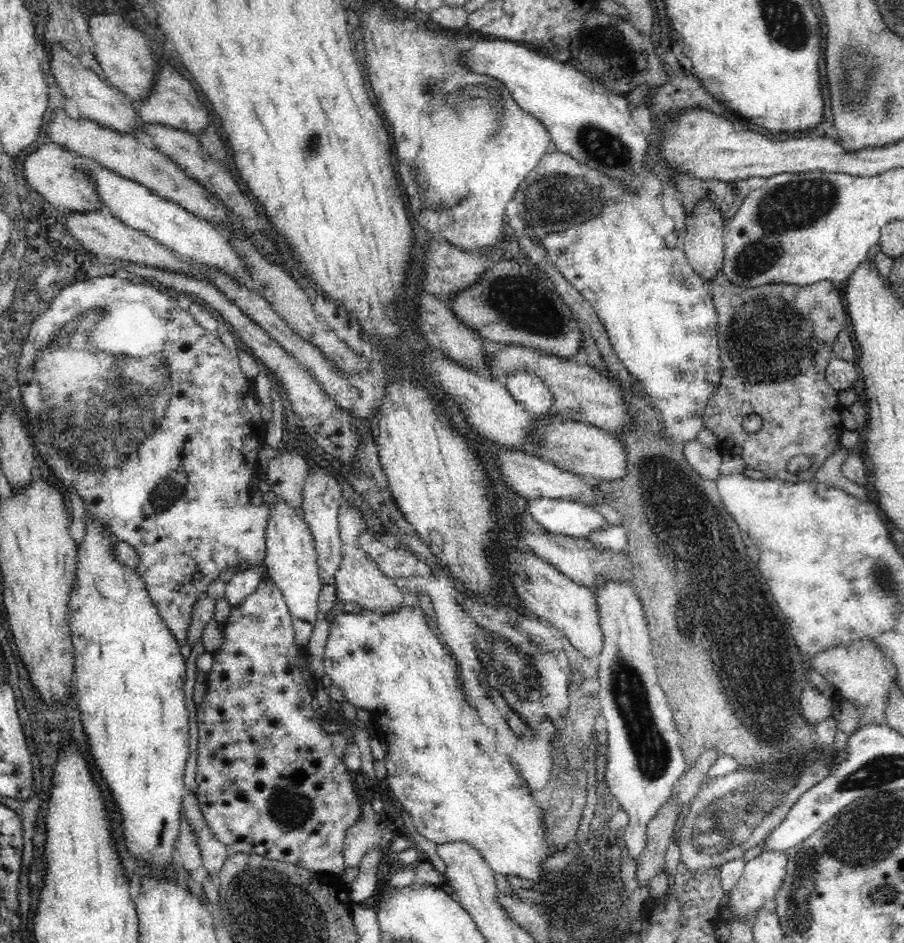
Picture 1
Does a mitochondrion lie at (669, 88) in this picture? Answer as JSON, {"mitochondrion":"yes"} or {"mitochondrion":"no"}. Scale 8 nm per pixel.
{"mitochondrion":"no"}

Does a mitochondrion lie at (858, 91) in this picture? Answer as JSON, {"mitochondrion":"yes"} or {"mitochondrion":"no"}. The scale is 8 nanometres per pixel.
{"mitochondrion":"yes"}

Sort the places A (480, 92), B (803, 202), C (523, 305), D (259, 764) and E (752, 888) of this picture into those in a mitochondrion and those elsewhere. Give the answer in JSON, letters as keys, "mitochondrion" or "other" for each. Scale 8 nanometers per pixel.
{"A":"mitochondrion","B":"mitochondrion","C":"mitochondrion","D":"other","E":"other"}

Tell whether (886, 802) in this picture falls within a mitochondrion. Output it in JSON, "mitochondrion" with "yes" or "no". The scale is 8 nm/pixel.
{"mitochondrion":"yes"}

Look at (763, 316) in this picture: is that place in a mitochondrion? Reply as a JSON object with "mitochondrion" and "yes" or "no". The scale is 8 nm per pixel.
{"mitochondrion":"yes"}

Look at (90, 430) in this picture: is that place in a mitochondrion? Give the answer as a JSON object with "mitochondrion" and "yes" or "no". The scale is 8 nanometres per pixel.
{"mitochondrion":"yes"}

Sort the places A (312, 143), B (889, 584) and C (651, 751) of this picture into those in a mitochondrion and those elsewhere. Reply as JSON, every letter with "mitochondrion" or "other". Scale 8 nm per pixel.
{"A":"mitochondrion","B":"mitochondrion","C":"mitochondrion"}

